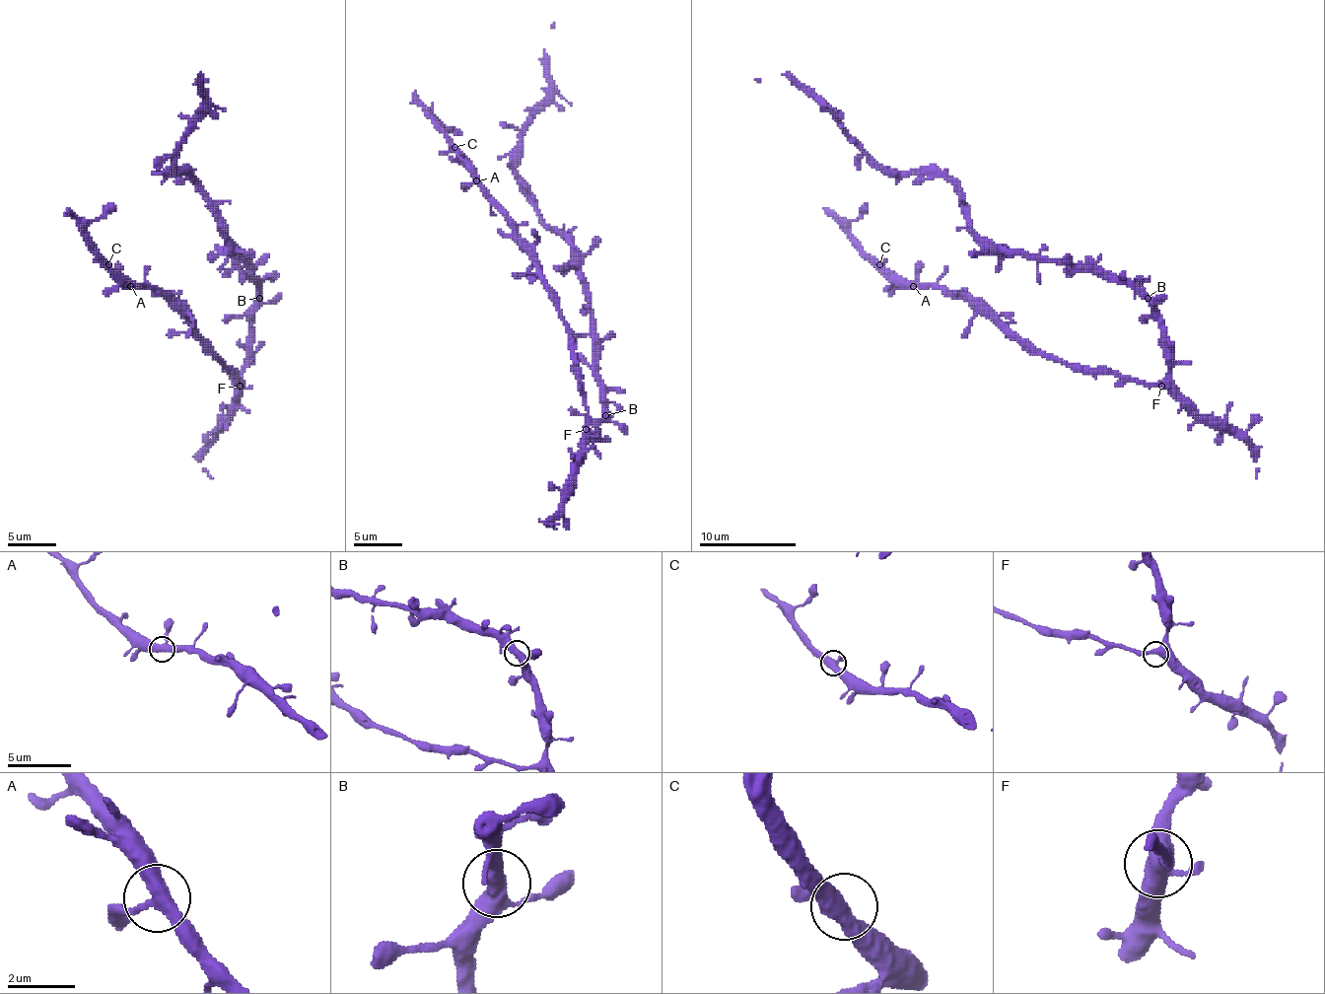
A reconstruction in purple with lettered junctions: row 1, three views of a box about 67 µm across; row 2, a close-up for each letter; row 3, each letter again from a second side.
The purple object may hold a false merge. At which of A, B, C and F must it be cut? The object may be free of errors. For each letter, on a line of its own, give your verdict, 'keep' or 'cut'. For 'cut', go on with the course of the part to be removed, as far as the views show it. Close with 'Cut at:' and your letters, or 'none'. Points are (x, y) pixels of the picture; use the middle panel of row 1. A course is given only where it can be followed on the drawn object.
A: keep
B: keep
C: keep
F: keep
Cut at: none

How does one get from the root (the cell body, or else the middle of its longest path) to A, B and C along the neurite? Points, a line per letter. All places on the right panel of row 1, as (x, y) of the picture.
A: (1151, 313), (1161, 327), (1168, 371), (1156, 384), (1140, 384), (1032, 354), (967, 301), (940, 288), (913, 286)
B: (1151, 313), (1151, 303), (1147, 298)
C: (1151, 313), (1168, 371), (1156, 384), (1140, 384), (1032, 354), (967, 301), (898, 284), (879, 264)

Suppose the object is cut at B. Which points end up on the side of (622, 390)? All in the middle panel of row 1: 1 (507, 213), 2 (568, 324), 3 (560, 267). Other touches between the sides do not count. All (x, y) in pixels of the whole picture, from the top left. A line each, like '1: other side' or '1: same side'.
1: other side
2: other side
3: same side

